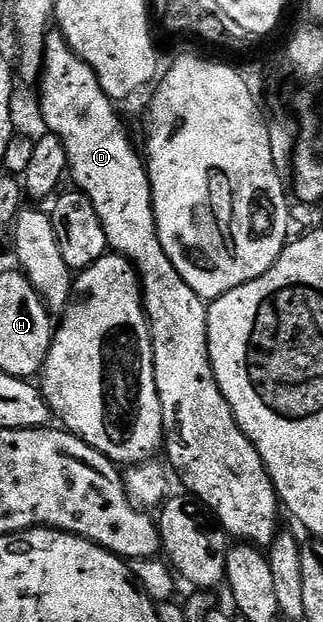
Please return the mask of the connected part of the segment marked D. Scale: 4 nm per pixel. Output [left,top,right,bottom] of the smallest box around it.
[38,31,282,547]

